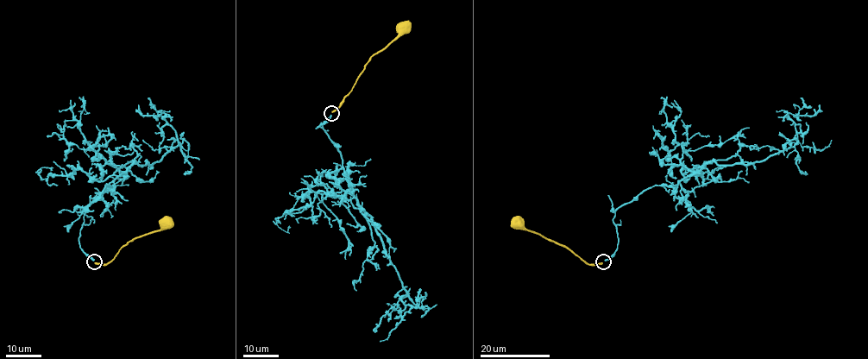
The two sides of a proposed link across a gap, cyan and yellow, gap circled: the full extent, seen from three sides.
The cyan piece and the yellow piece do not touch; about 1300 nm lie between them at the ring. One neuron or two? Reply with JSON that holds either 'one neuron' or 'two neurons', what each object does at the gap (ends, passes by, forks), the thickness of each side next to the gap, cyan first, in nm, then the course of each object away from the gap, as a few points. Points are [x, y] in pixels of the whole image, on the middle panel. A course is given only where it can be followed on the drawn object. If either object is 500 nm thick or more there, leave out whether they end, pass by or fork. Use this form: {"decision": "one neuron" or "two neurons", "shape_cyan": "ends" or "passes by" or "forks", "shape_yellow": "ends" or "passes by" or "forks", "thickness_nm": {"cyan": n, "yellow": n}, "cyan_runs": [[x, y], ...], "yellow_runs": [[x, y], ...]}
{"decision": "two neurons", "shape_cyan": "ends", "shape_yellow": "ends", "thickness_nm": {"cyan": 240, "yellow": 280}, "cyan_runs": [[330, 115], [317, 128], [321, 122], [339, 150], [357, 203], [371, 217], [416, 305], [400, 299], [375, 330]], "yellow_runs": [[331, 112], [351, 91], [366, 63], [396, 37], [398, 26], [401, 26]]}

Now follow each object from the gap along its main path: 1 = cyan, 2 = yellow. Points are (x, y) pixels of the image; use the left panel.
1: (93, 260), (79, 244), (87, 207), (135, 161), (153, 164), (179, 144), (163, 112), (142, 115), (138, 104)
2: (94, 262), (109, 263), (128, 242), (159, 230), (164, 222)

